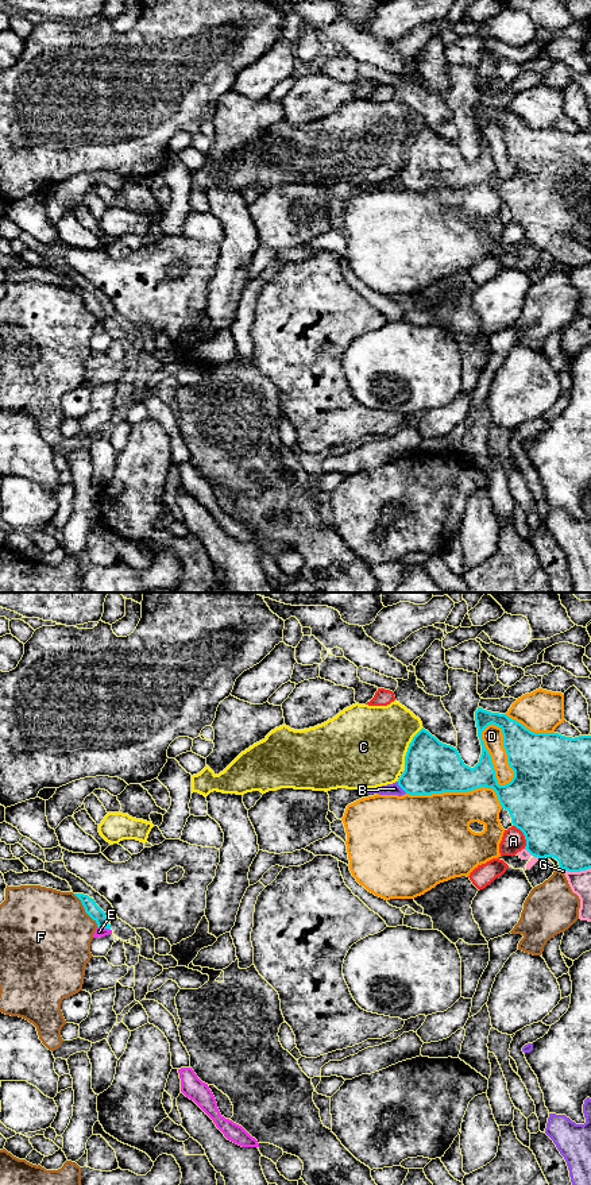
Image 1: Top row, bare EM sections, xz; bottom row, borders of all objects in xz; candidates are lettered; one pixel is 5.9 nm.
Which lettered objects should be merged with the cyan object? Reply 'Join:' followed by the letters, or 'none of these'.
Join: none of these

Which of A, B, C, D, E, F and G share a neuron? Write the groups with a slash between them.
A / B / C / D / E / F / G

